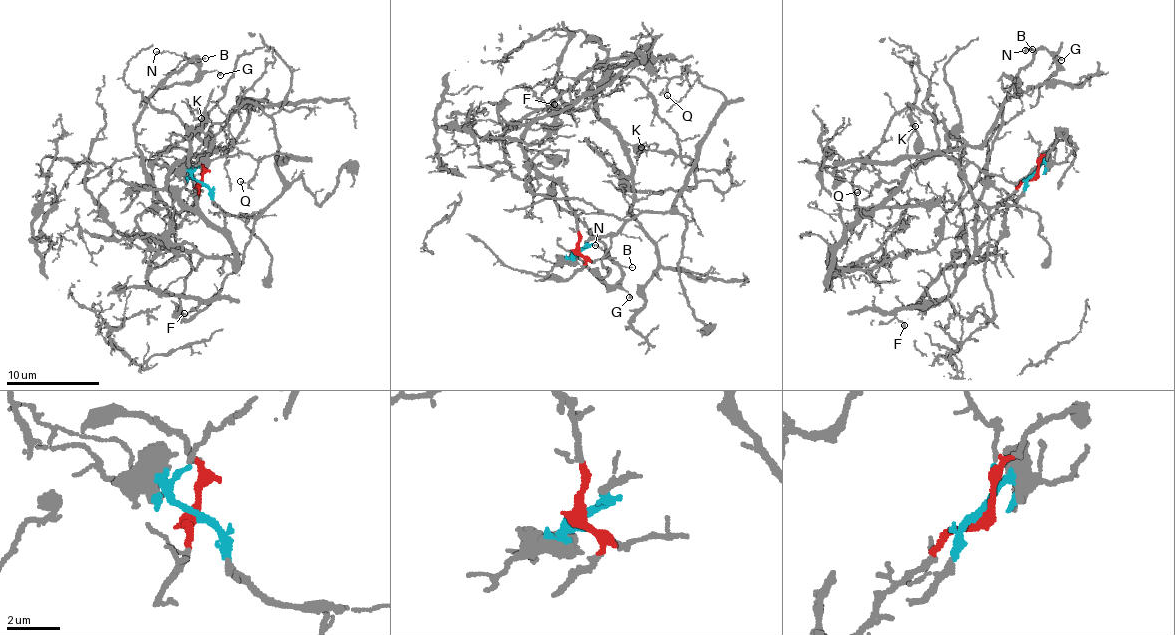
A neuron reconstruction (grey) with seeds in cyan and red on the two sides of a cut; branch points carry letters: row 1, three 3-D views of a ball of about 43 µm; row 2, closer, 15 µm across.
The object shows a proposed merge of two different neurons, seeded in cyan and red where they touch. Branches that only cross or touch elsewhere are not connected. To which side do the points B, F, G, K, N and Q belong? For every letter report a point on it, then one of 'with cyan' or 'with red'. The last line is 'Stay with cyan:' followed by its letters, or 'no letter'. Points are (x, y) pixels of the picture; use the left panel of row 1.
B: place (205, 58); with red
F: place (184, 313); with red
G: place (220, 75); with red
K: place (201, 118); with cyan
N: place (156, 51); with red
Q: place (240, 181); with cyan
Stay with cyan: K, Q

